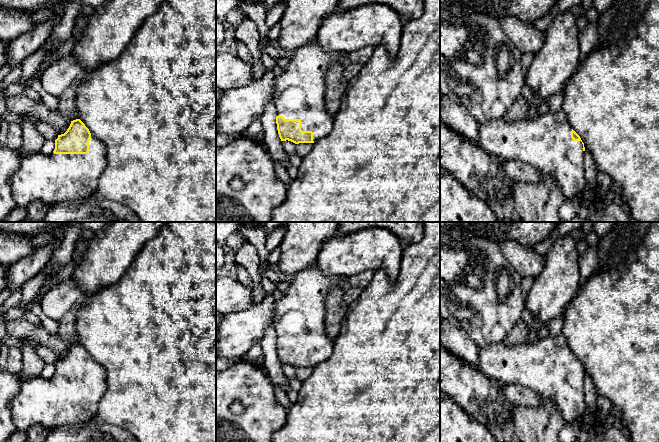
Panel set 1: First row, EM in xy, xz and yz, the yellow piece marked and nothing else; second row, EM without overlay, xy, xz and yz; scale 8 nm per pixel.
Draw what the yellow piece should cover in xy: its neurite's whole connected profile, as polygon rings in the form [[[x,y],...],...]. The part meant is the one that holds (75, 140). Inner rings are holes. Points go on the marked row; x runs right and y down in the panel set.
[[[80,120],[71,121],[64,134],[58,135],[55,140],[55,149],[49,156],[35,153],[29,157],[21,155],[18,170],[12,175],[11,190],[17,206],[28,207],[34,201],[41,201],[57,205],[60,203],[72,204],[91,198],[98,188],[100,176],[106,167],[106,146],[98,140]]]

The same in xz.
[[[312,41],[289,56],[288,66],[275,79],[276,87],[272,99],[281,141],[314,143],[332,131],[334,116],[327,112],[324,99],[325,76],[329,66],[339,62],[344,54],[341,51],[324,52],[317,41]]]

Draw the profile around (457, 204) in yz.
[[[440,166],[440,222],[498,222],[500,212],[478,199]]]

